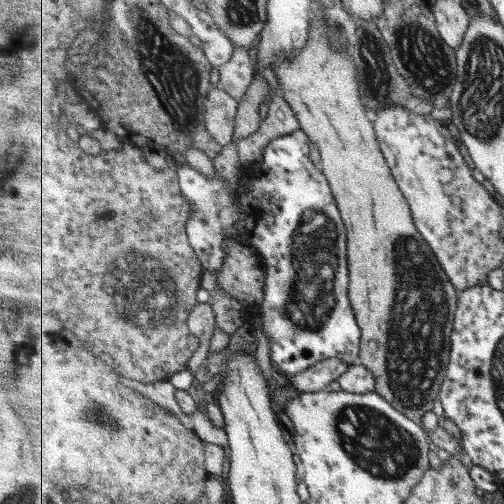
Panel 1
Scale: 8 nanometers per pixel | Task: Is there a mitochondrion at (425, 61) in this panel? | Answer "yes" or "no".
yes

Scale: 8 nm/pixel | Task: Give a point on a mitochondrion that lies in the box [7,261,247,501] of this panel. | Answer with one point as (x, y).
(91, 413)

